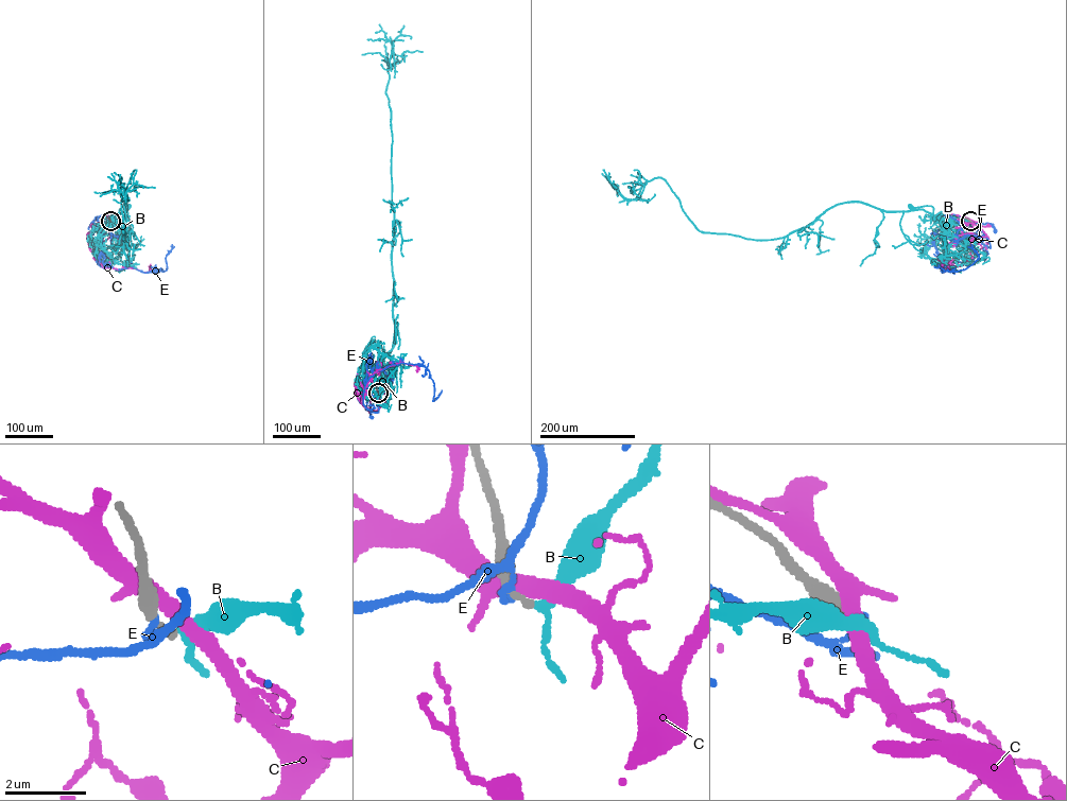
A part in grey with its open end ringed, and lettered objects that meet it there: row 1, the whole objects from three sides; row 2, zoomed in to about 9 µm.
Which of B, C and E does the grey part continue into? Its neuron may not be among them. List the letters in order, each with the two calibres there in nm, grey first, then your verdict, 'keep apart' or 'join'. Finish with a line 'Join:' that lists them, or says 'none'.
B: calibres 200 and 240 nm; join
C: calibres 180 and 380 nm; keep apart
E: calibres 380 and 130 nm; keep apart
Join: B

